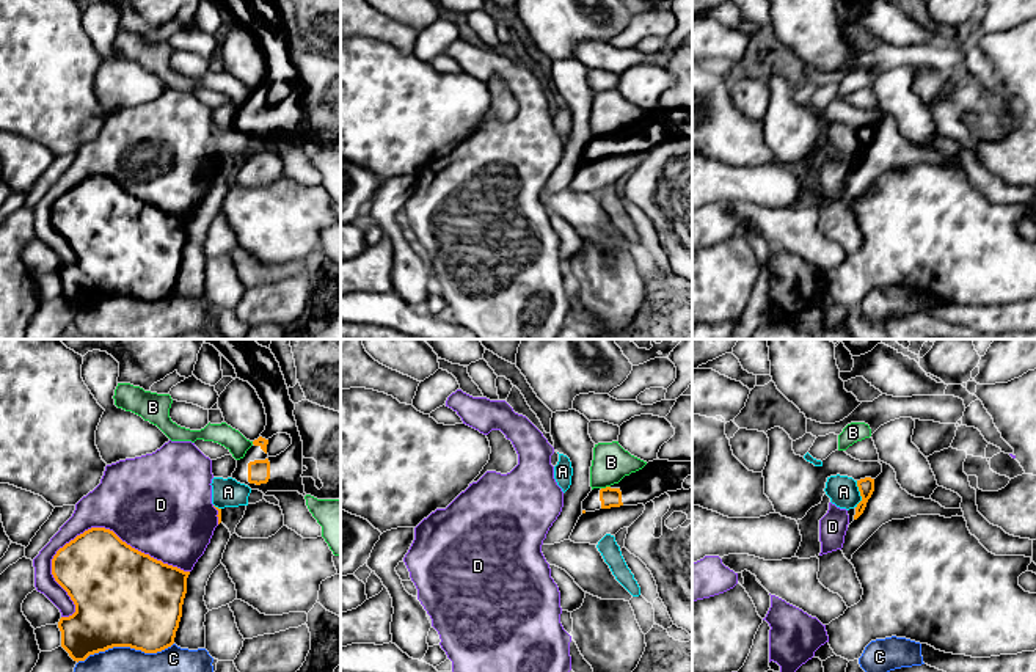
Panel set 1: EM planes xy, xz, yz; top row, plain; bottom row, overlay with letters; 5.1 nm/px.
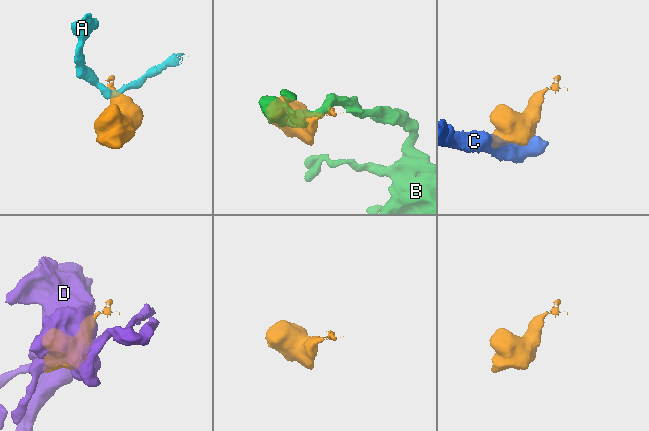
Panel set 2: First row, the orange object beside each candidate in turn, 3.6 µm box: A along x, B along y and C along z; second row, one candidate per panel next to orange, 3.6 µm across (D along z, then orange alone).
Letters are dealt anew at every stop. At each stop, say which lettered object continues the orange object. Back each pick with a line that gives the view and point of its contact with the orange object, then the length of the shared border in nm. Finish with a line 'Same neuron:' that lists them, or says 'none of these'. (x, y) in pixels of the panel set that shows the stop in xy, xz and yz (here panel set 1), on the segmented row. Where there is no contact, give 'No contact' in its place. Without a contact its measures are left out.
Same neuron: none of these

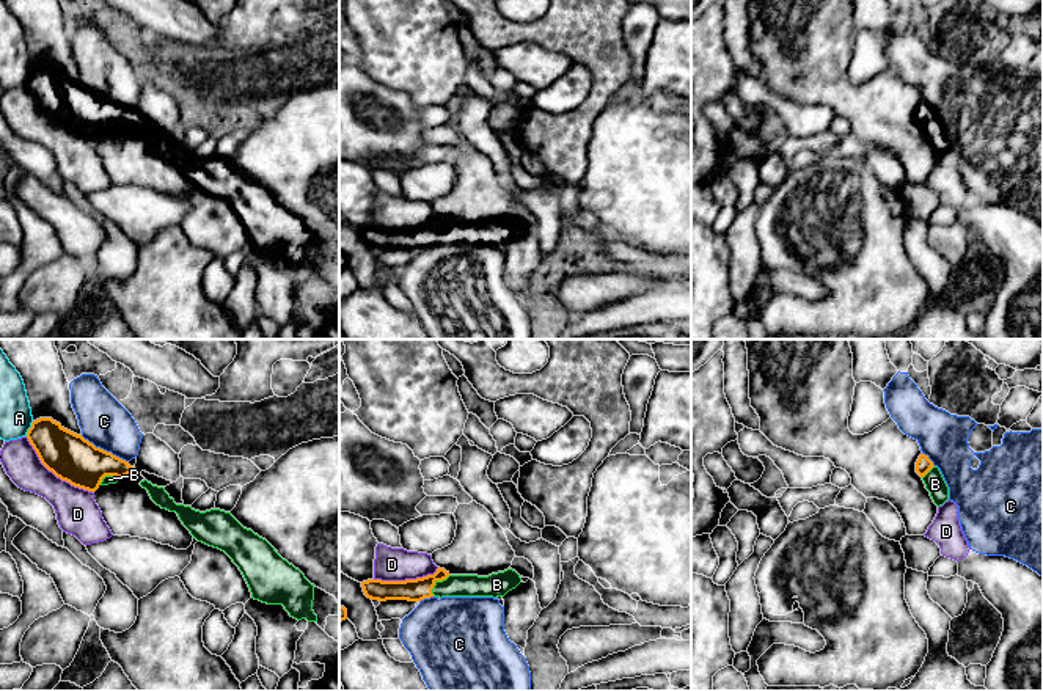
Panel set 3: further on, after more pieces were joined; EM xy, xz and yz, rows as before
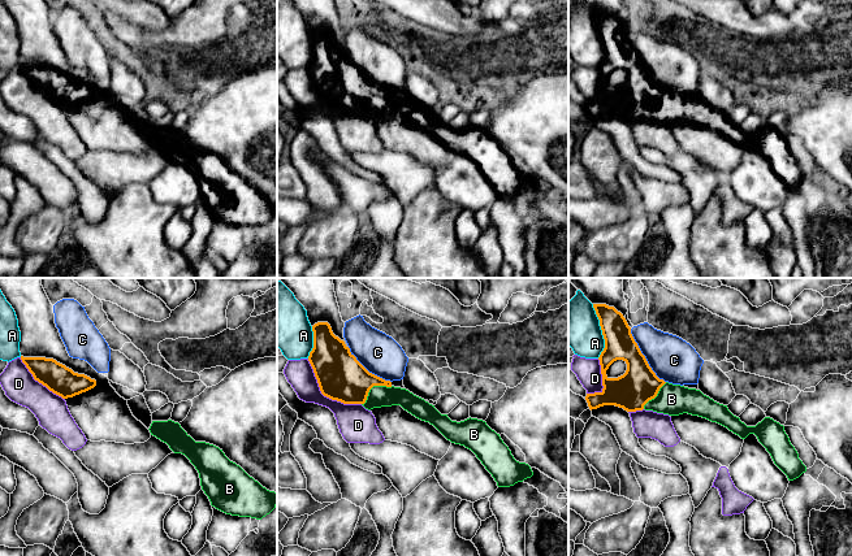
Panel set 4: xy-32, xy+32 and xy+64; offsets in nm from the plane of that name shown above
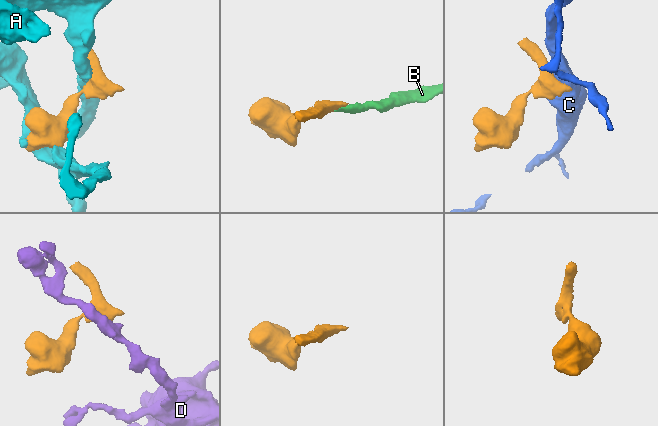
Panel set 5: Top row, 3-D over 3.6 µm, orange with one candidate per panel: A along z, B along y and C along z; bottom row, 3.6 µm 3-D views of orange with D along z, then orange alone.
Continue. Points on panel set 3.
B: Touches orange at xz (434, 583). Shared border 140 nm
Same neuron: B

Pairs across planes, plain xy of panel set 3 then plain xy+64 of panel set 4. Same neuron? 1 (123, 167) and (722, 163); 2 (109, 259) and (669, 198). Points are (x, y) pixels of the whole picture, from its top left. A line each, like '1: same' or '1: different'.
1: same
2: different

